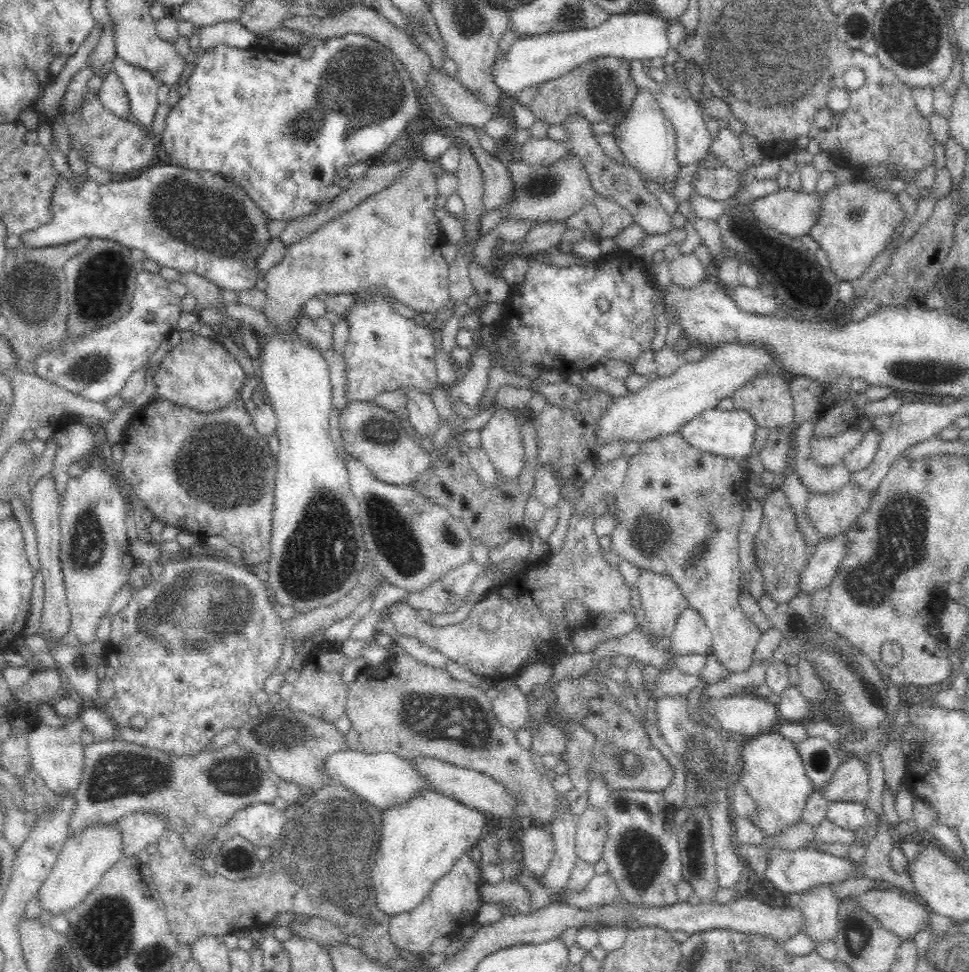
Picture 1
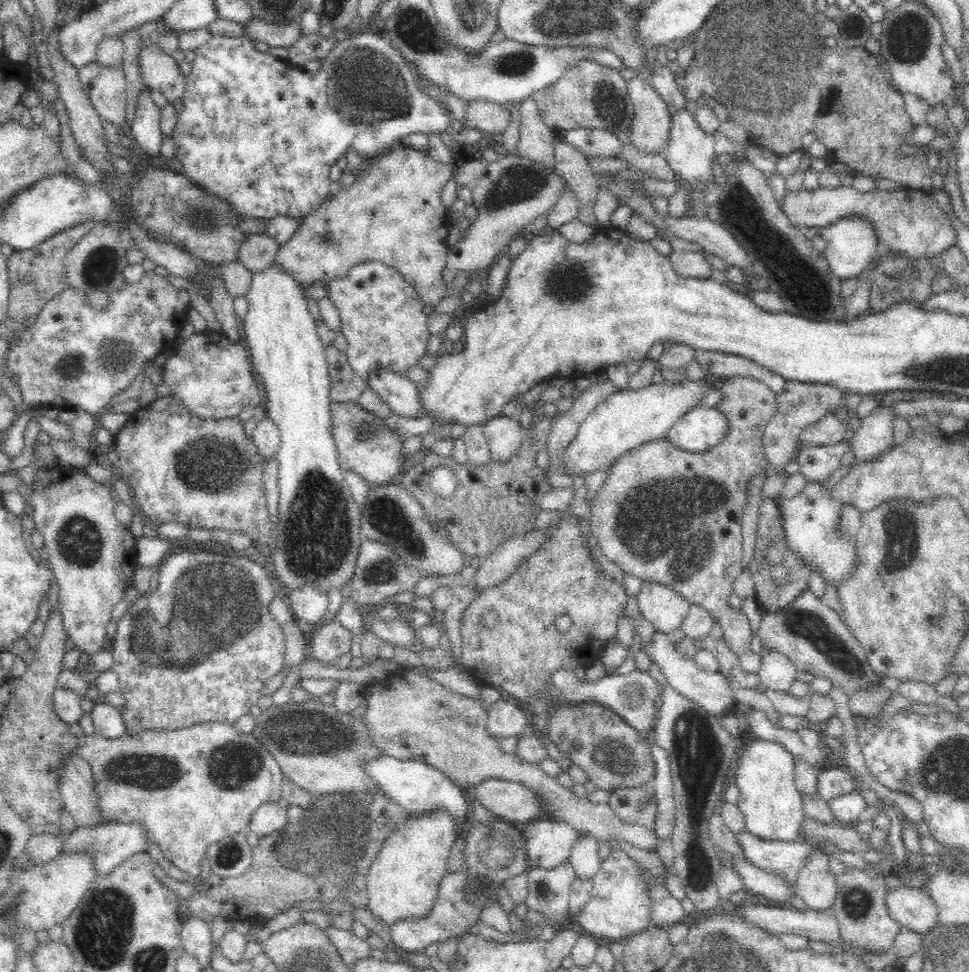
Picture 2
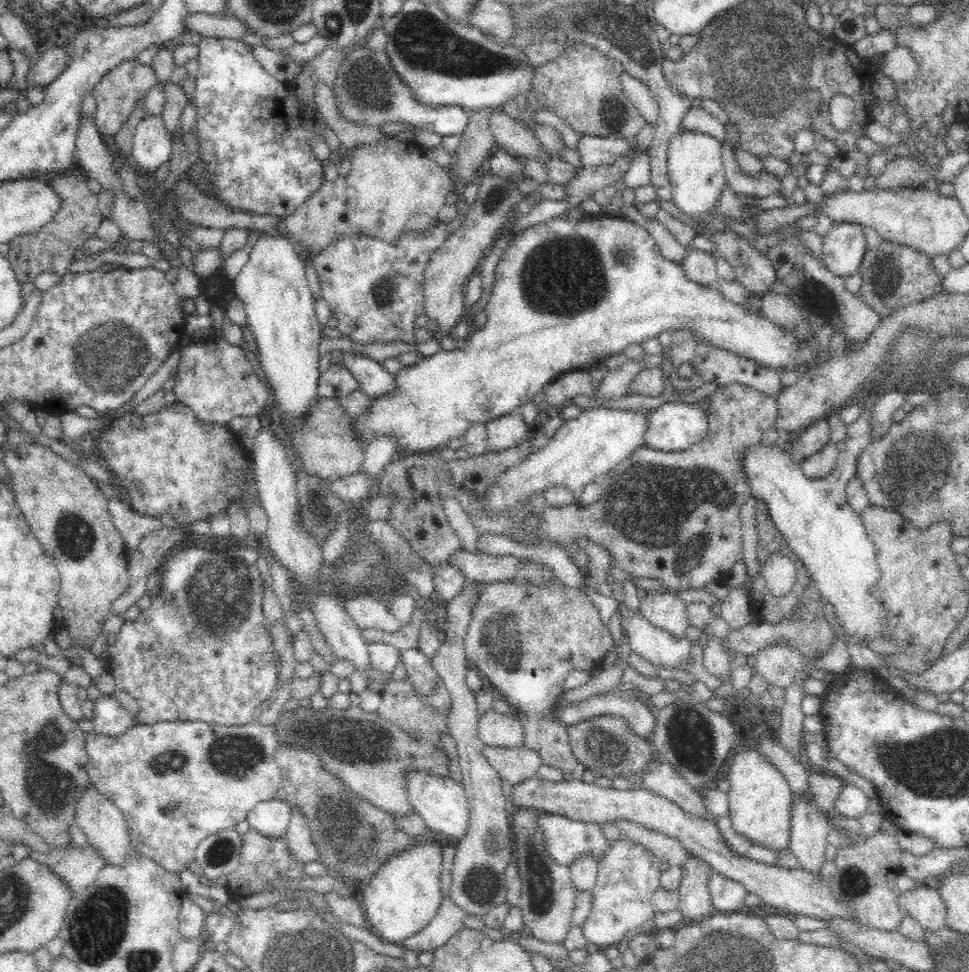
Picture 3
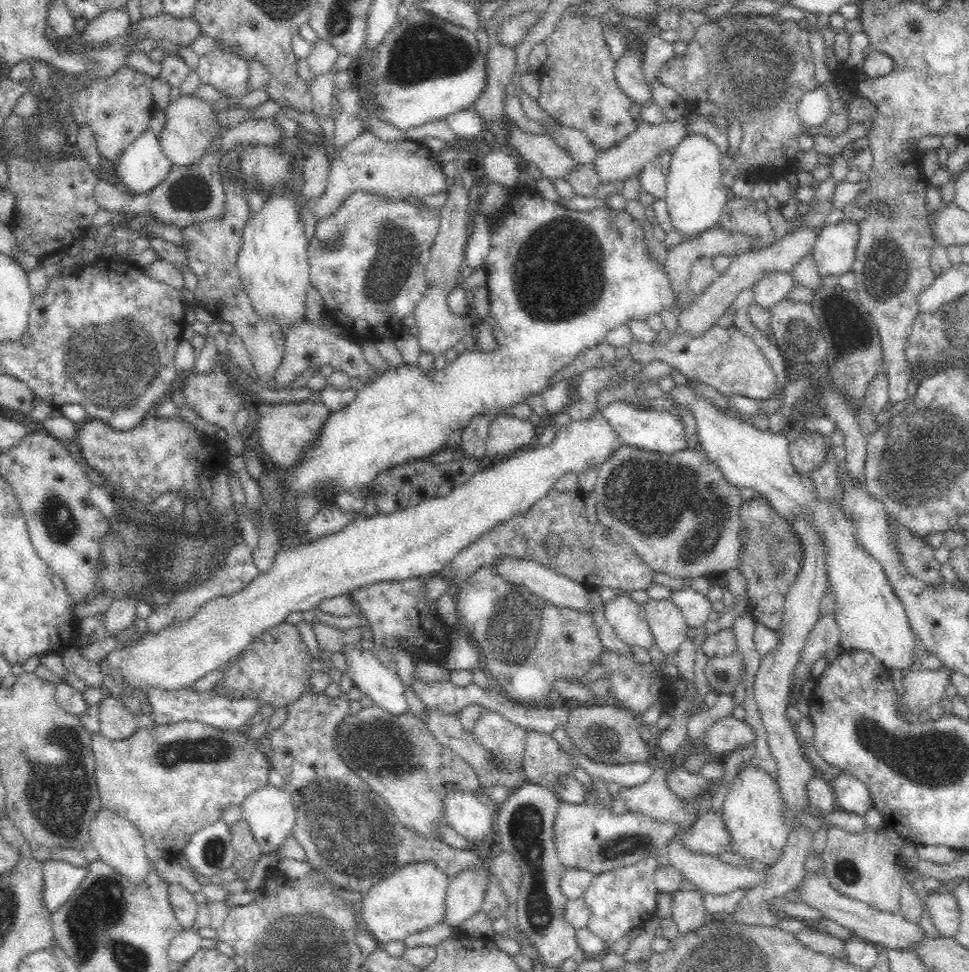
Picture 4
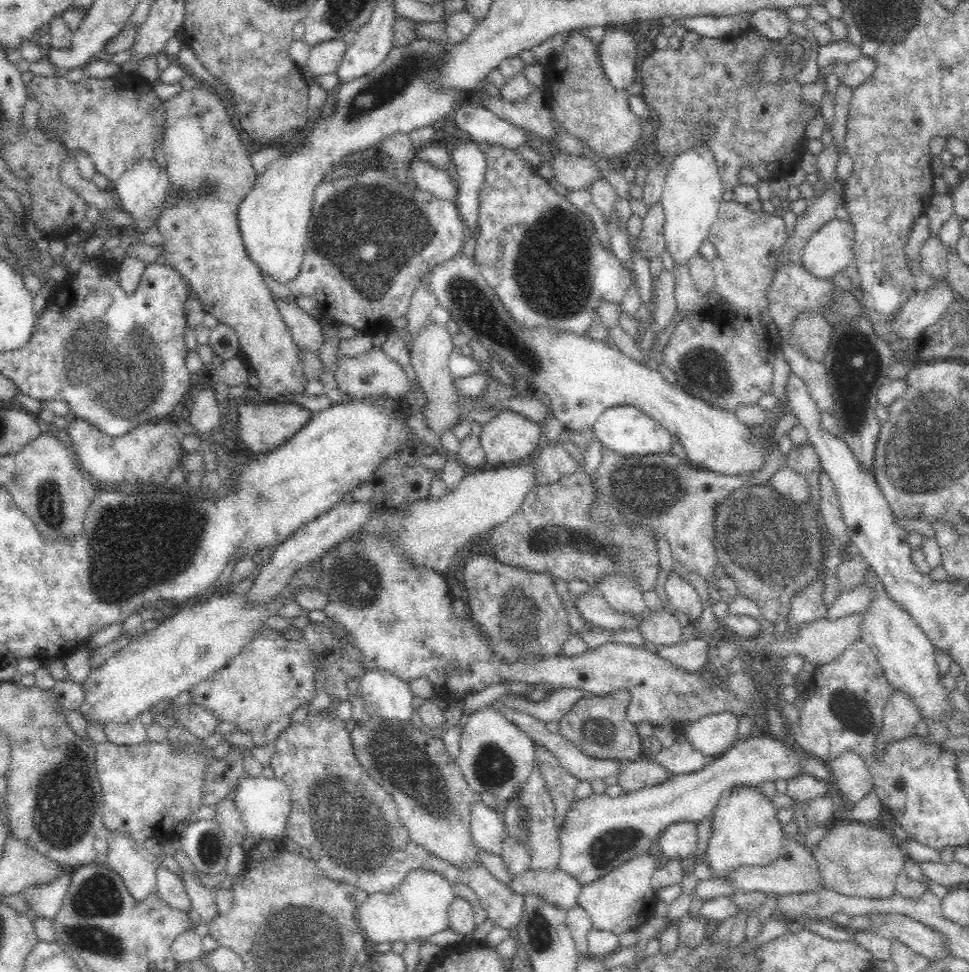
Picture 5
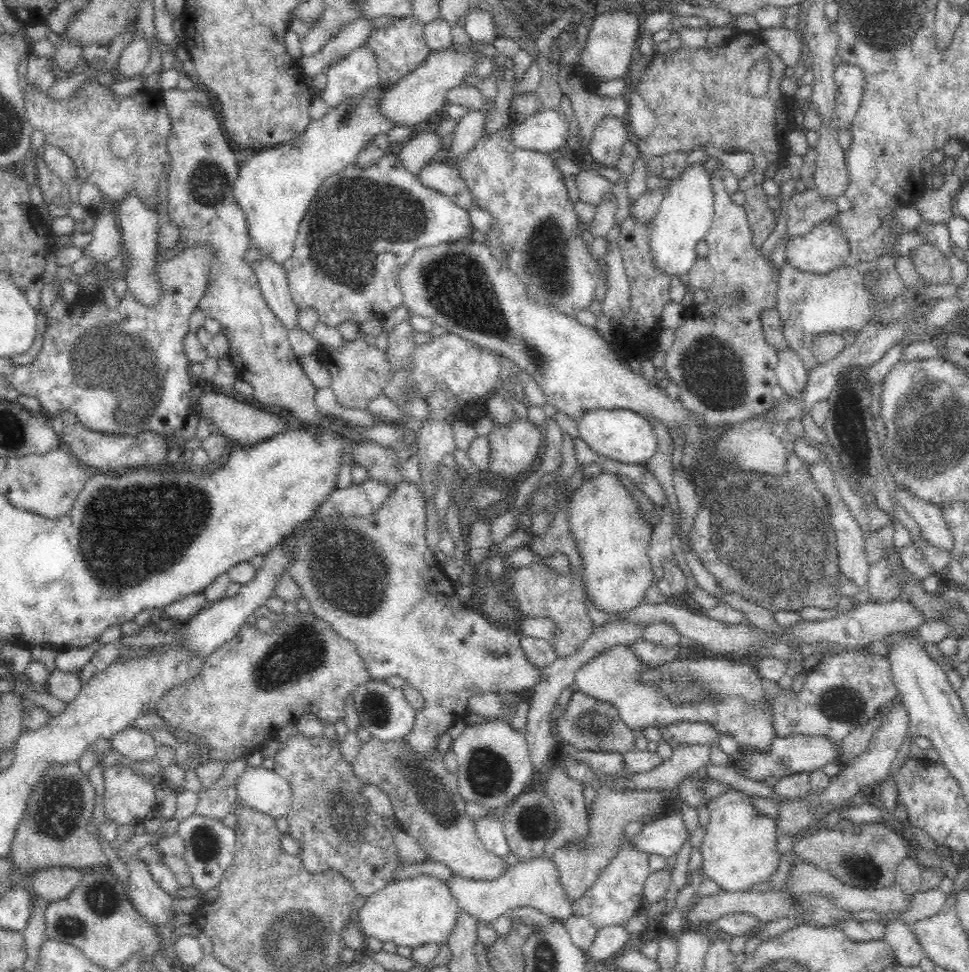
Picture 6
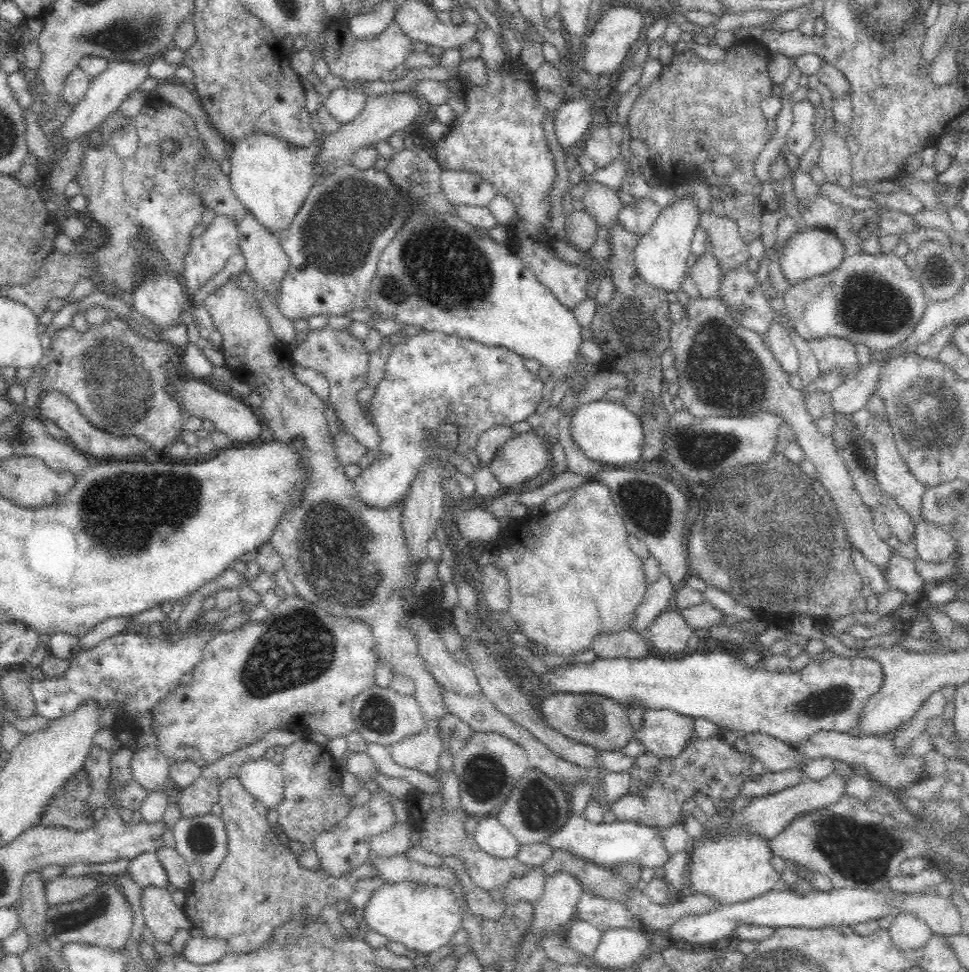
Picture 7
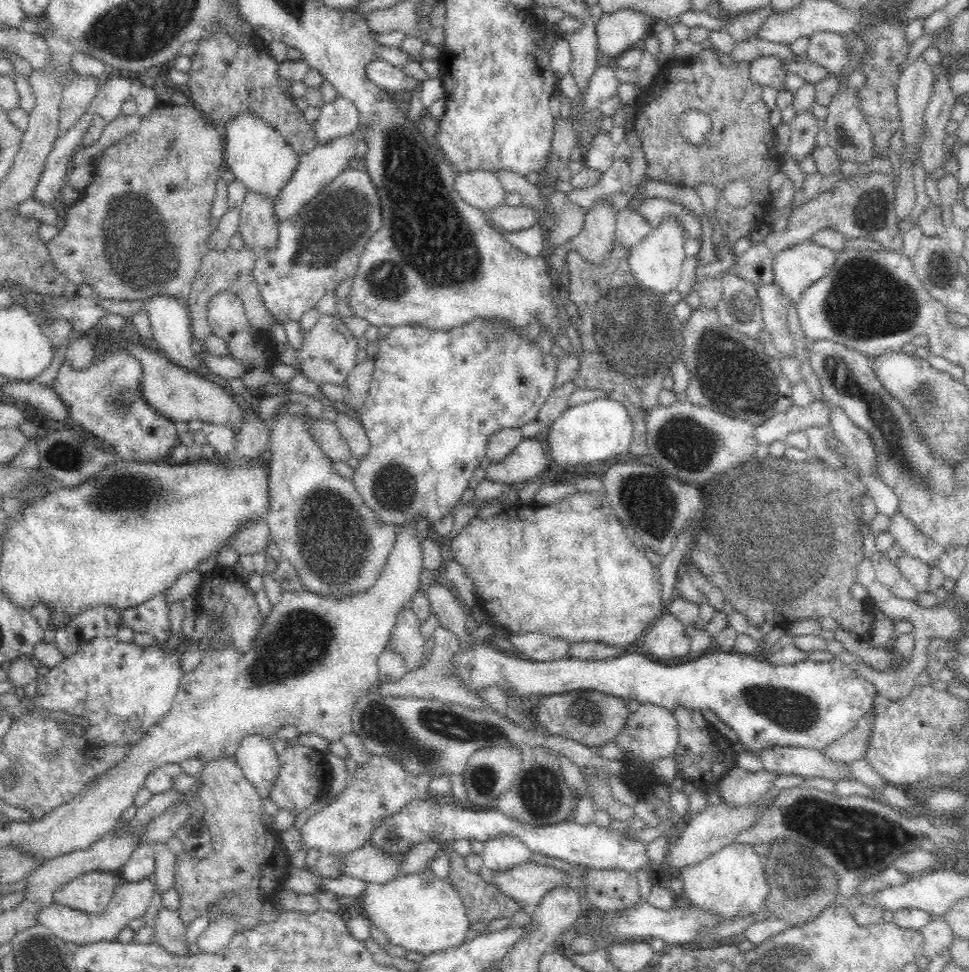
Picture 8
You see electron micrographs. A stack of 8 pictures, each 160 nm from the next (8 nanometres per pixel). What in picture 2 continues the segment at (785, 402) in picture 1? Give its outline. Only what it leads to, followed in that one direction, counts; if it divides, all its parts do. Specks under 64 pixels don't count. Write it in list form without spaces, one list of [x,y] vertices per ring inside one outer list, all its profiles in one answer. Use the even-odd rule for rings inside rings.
[[[729,377],[719,384],[720,402],[716,409],[726,417],[728,432],[716,446],[700,452],[676,449],[664,439],[643,444],[620,458],[612,466],[606,480],[590,506],[590,533],[596,538],[602,554],[615,562],[624,572],[669,586],[691,605],[706,607],[719,622],[723,640],[737,655],[750,650],[752,630],[742,610],[734,610],[728,603],[734,579],[743,571],[742,515],[748,506],[748,490],[752,490],[752,476],[764,473],[769,467],[764,453],[763,433],[776,412],[776,394],[757,380]]]

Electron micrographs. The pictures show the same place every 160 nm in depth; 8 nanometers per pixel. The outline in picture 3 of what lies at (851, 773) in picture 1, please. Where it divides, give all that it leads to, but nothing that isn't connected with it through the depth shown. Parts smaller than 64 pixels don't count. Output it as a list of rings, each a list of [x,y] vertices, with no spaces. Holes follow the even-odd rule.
[[[810,769],[809,773],[809,794],[820,810],[835,808],[835,804],[844,785],[844,781],[828,771],[818,772]]]

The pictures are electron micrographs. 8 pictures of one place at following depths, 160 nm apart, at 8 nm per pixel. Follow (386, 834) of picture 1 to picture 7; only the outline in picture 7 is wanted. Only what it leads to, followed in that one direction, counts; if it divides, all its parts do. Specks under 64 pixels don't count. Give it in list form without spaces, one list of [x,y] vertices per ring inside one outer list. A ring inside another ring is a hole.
[[[411,881],[384,883],[372,894],[363,910],[365,927],[382,934],[388,942],[404,945],[425,956],[446,947],[452,936],[462,928],[463,916],[458,900],[444,886],[421,885]]]

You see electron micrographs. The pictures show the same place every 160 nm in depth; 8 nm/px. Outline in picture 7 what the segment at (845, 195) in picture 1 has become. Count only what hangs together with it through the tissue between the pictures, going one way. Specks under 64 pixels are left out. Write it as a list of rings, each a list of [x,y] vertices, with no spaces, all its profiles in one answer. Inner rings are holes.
[[[808,226],[802,228],[798,233],[794,233],[788,239],[788,244],[780,254],[779,265],[786,280],[794,286],[808,278],[832,272],[842,262],[843,257],[843,244],[834,233]]]

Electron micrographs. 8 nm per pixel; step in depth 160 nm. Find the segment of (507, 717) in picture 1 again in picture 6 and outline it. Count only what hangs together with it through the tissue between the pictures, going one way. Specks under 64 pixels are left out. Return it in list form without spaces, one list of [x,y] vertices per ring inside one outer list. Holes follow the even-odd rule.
[[[488,719],[483,723],[466,726],[458,738],[453,739],[457,760],[457,789],[465,804],[475,802],[484,806],[486,813],[501,813],[522,791],[531,784],[534,775],[531,754],[526,737],[505,719]]]

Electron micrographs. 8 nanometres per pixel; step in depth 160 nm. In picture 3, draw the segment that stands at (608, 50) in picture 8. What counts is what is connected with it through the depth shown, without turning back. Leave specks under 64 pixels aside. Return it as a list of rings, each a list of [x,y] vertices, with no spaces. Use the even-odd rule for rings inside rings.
[[[626,71],[620,74],[619,81],[622,92],[627,96],[631,106],[646,119],[646,123],[655,126],[659,106],[646,83]]]

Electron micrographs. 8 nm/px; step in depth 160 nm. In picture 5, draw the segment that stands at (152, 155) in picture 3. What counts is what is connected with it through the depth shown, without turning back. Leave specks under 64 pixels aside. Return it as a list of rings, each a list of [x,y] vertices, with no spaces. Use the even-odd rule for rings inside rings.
[[[138,160],[126,174],[120,176],[118,184],[113,187],[114,196],[119,202],[122,212],[132,218],[130,228],[139,234],[144,234],[154,222],[158,220],[160,206],[164,206],[169,190],[169,180],[166,171],[158,165],[156,160]]]

